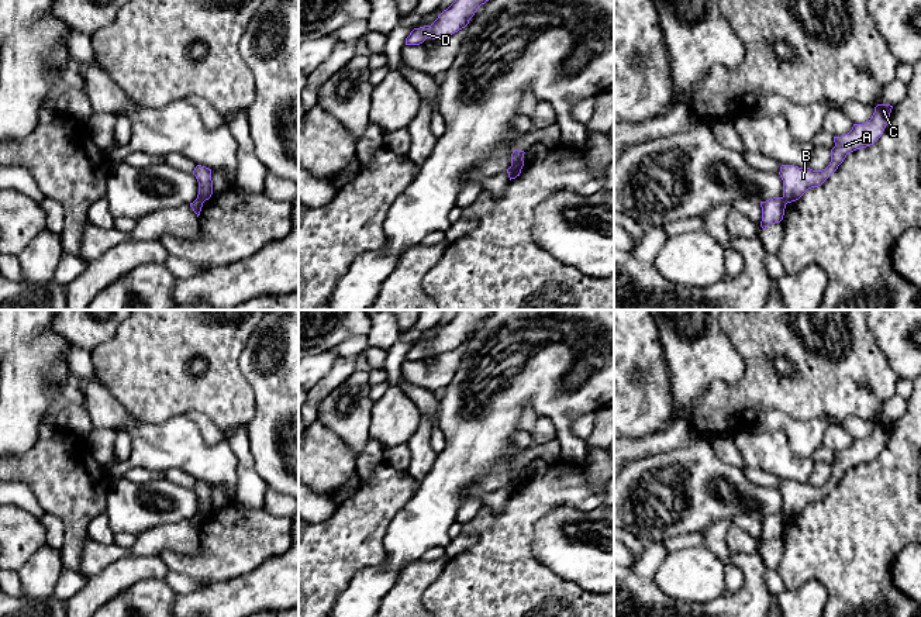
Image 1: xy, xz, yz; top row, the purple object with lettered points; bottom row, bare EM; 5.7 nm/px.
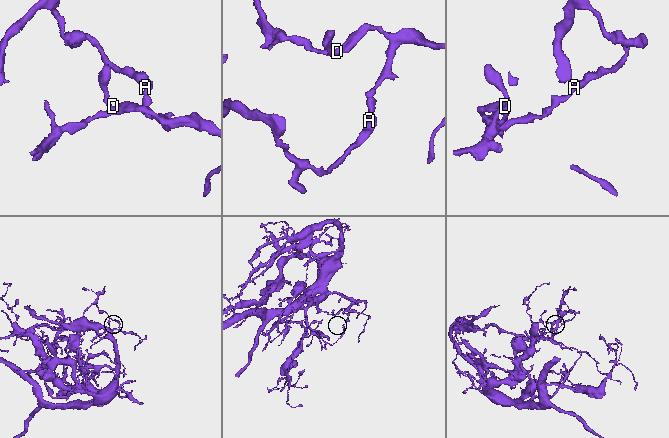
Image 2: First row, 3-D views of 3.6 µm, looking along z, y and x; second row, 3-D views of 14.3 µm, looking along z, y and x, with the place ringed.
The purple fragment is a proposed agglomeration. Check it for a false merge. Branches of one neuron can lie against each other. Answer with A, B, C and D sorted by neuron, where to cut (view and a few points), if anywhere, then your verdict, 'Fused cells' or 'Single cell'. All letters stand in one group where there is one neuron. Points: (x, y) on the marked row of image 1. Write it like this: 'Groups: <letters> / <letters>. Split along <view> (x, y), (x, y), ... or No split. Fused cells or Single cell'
Groups: A B C / D. Split along xz (521, 159), (511, 165). Fused cells

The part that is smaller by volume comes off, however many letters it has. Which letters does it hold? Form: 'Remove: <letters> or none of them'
Remove: D

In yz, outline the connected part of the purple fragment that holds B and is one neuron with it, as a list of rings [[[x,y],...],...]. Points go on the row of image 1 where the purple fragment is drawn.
[[[877,104],[872,118],[865,124],[853,124],[852,130],[841,137],[834,137],[835,147],[831,149],[831,162],[822,170],[782,165],[783,200],[798,200],[808,189],[821,186],[844,162],[848,154],[873,145],[883,134],[893,106]]]

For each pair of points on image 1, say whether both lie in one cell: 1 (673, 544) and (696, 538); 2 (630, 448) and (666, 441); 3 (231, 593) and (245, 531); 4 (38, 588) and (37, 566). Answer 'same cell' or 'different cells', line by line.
1: same cell
2: same cell
3: different cells
4: same cell

